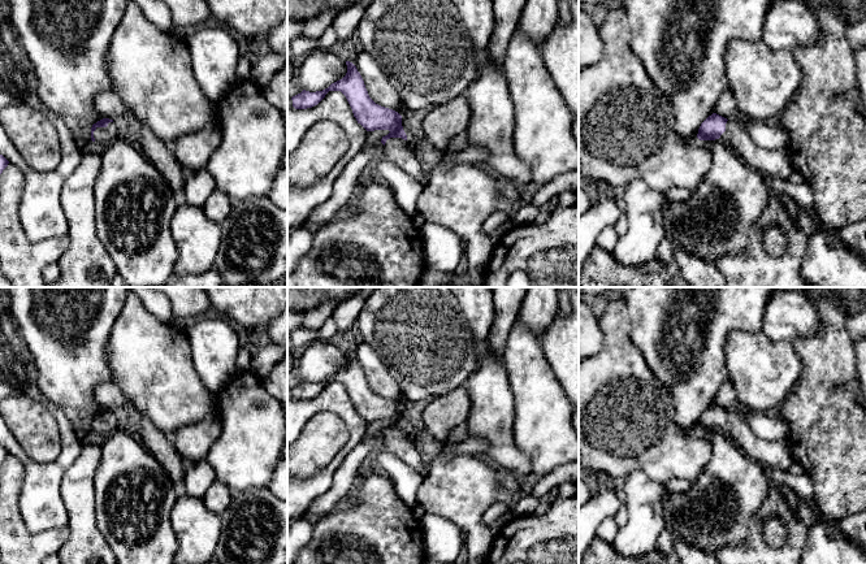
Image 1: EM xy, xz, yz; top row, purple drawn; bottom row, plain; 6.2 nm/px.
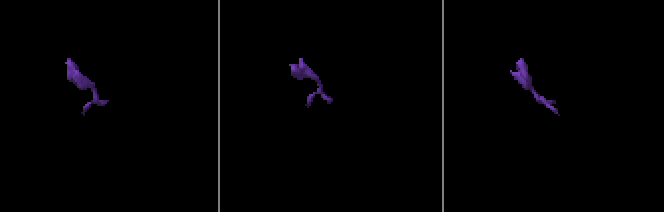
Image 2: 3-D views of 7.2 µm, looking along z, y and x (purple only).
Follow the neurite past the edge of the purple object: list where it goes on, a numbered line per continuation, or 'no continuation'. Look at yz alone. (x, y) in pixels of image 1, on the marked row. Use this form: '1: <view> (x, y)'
1: yz (775, 163)

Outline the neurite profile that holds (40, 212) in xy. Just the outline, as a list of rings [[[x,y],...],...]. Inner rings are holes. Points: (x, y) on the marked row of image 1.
[[[0,0],[0,112],[12,104],[29,104],[47,117],[56,129],[61,147],[60,164],[51,172],[30,168],[0,123],[0,155],[22,170],[23,195],[20,220],[31,242],[69,235],[69,221],[61,207],[61,188],[78,166],[82,151],[64,118],[38,96],[38,79],[9,18],[9,0]]]

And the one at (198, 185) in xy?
[[[205,168],[186,172],[183,191],[187,204],[203,208],[213,190],[215,181]]]

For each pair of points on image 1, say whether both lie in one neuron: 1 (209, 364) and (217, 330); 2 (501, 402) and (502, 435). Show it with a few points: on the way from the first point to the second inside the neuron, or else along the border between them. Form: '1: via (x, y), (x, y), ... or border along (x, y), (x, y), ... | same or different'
1: via (212, 356), (213, 338) | same
2: via (501, 410), (501, 428) | same

